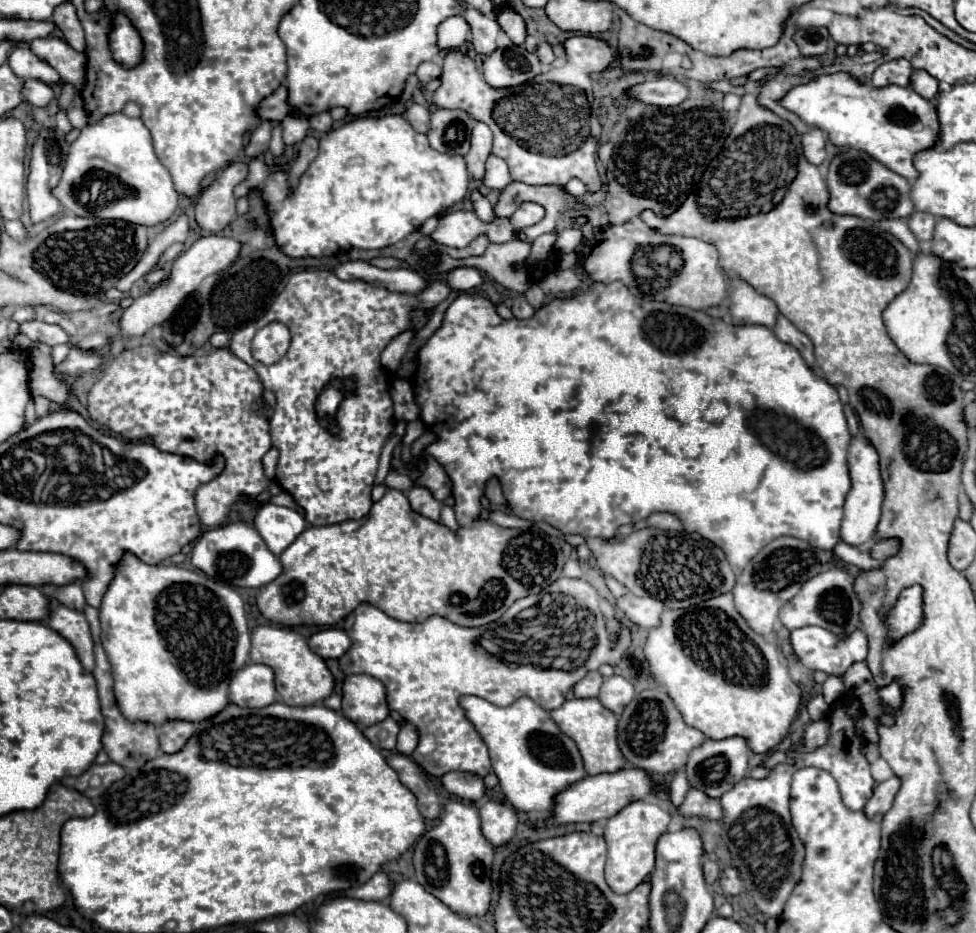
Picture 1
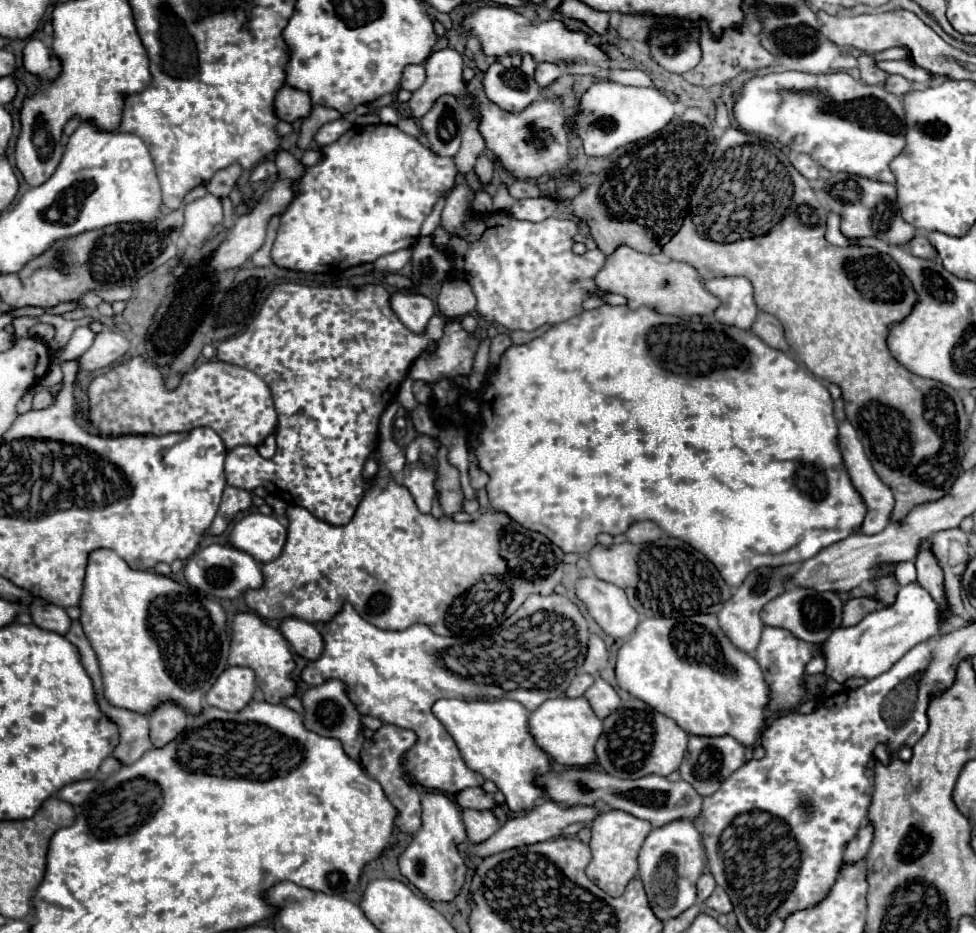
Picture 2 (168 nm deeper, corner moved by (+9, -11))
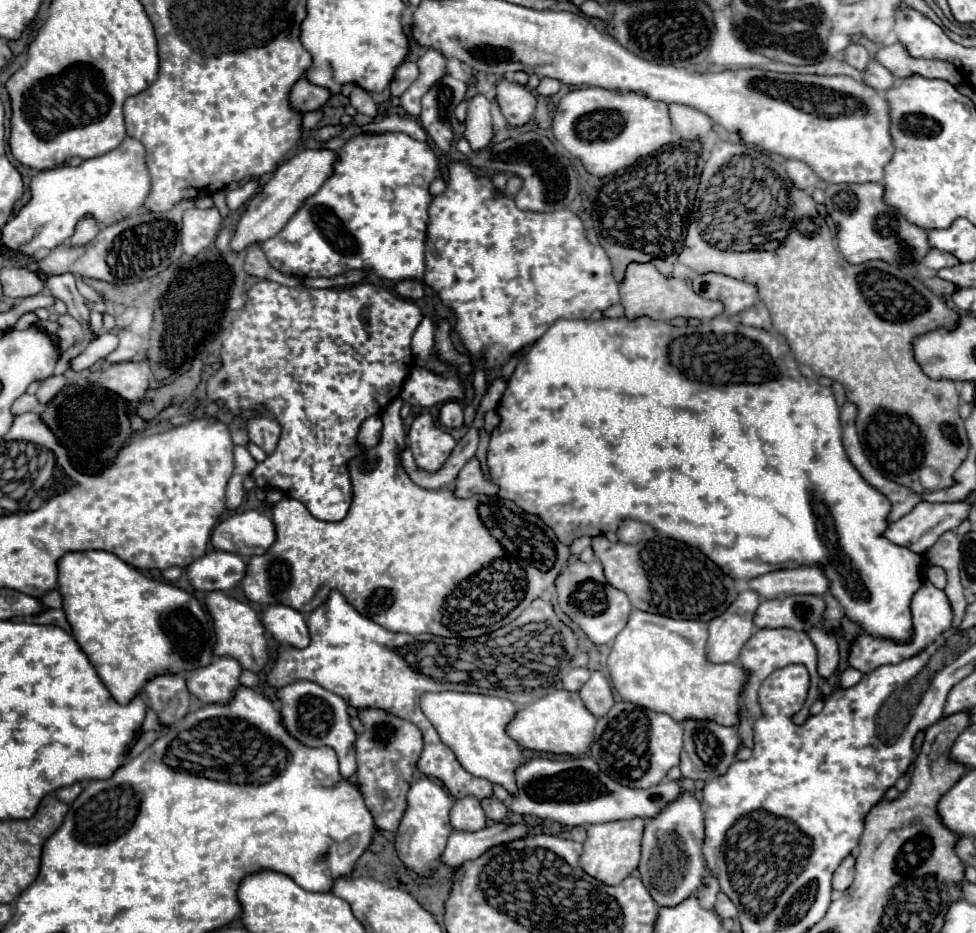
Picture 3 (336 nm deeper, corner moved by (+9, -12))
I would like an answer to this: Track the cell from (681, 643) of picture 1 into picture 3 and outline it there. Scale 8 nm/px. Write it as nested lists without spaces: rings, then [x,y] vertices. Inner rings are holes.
[[[632,610],[626,628],[616,636],[608,656],[608,672],[618,694],[642,708],[664,712],[676,722],[684,720],[720,720],[720,724],[740,724],[740,694],[748,682],[748,672],[740,664],[714,664],[706,656],[708,622],[702,620],[674,620],[660,614]]]

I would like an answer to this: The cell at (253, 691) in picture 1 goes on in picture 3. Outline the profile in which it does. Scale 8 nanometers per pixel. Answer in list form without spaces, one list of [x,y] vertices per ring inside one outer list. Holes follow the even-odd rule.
[[[214,658],[210,666],[186,672],[188,690],[204,704],[228,704],[240,686],[240,662],[234,658]]]

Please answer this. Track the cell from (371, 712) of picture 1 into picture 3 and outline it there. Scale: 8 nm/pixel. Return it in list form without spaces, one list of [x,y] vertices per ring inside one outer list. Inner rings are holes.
[[[300,680],[300,682],[280,688],[278,698],[282,702],[280,714],[282,714],[282,722],[284,722],[286,730],[306,746],[324,744],[324,746],[334,748],[338,754],[338,760],[340,760],[342,776],[350,778],[356,772],[356,750],[354,750],[356,732],[350,726],[348,704],[340,696],[322,688],[320,684],[308,682],[308,680]]]

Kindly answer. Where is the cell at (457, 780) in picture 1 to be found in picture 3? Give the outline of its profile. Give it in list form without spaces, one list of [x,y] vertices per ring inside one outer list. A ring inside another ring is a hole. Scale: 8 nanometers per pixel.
[[[484,798],[482,800],[482,808],[484,808],[486,818],[490,818],[494,822],[500,822],[506,816],[506,806],[496,798]]]

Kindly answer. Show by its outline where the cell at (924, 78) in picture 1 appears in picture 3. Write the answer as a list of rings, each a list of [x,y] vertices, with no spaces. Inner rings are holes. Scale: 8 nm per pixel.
[[[872,60],[864,72],[864,82],[872,86],[874,90],[888,90],[894,84],[894,76],[890,70],[886,70],[882,64]]]

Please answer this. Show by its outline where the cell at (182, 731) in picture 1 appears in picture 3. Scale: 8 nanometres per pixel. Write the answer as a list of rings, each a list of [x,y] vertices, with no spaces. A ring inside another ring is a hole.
[[[156,676],[144,686],[150,708],[158,714],[162,726],[170,728],[188,714],[190,694],[182,676]]]

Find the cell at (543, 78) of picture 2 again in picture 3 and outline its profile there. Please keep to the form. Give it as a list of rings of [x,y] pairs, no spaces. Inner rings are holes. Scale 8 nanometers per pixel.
[[[542,78],[536,88],[536,92],[542,96],[554,96],[558,90],[560,90],[560,82],[552,80],[552,78]]]

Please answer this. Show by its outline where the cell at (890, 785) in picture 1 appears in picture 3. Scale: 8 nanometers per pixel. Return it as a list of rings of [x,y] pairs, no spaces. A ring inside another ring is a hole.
[[[850,854],[842,860],[842,864],[838,866],[838,870],[834,872],[834,888],[836,890],[846,890],[850,884],[852,884],[852,878],[854,878],[854,866],[856,866],[856,856]]]

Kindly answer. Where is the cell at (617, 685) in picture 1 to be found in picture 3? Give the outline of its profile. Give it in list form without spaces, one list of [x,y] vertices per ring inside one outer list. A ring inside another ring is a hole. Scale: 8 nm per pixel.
[[[592,672],[590,680],[580,688],[580,698],[586,704],[586,708],[596,716],[604,716],[604,712],[610,712],[614,704],[614,696],[610,690],[608,680],[604,678],[602,672]]]

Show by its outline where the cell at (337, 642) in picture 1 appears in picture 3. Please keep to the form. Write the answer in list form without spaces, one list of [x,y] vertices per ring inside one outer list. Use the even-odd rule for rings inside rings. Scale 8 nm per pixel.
[[[282,604],[268,606],[262,612],[264,628],[280,642],[280,644],[292,644],[292,648],[306,648],[308,646],[308,626],[306,618]]]

